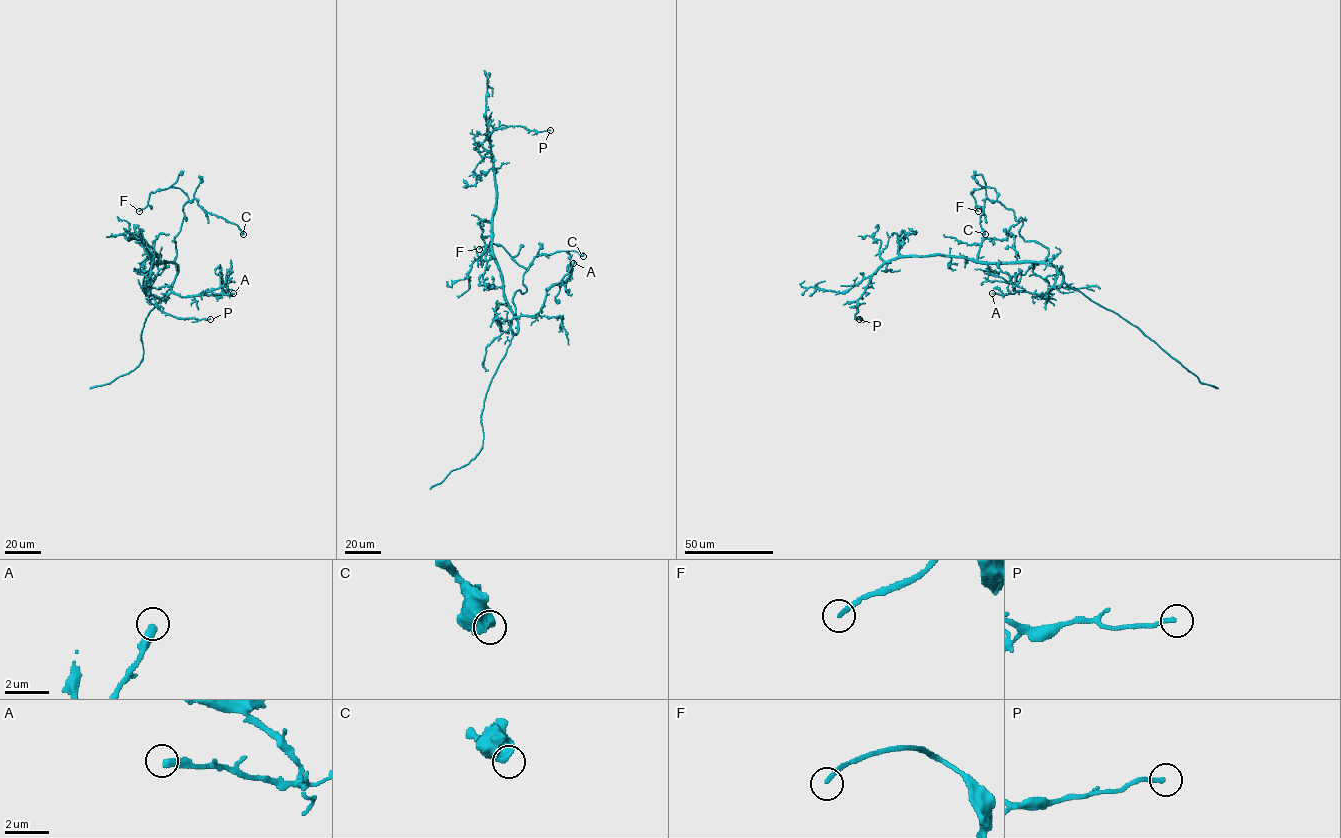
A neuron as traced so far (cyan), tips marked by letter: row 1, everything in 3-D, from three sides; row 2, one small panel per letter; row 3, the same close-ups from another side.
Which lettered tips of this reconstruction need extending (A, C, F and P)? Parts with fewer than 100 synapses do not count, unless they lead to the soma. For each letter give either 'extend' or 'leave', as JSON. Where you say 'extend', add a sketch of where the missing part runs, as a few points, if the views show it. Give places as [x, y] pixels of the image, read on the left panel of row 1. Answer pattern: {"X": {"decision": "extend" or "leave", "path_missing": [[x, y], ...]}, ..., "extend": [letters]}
{"A": {"decision": "leave"}, "C": {"decision": "leave"}, "F": {"decision": "leave"}, "P": {"decision": "leave"}, "extend": []}

